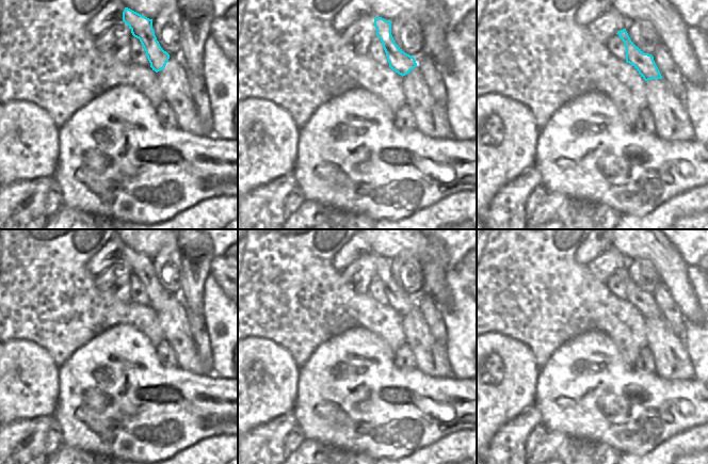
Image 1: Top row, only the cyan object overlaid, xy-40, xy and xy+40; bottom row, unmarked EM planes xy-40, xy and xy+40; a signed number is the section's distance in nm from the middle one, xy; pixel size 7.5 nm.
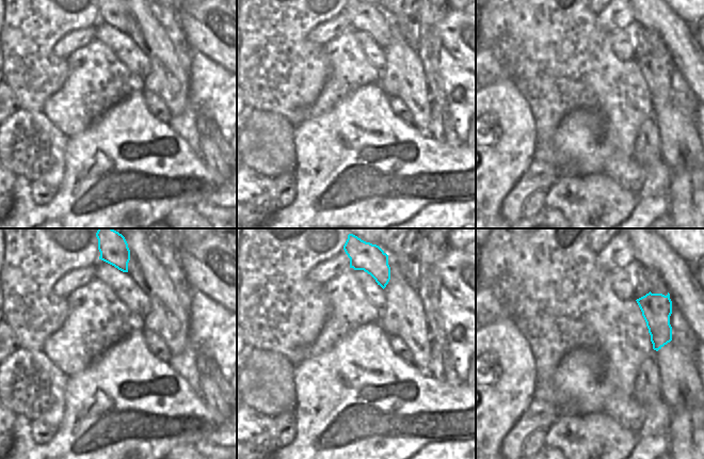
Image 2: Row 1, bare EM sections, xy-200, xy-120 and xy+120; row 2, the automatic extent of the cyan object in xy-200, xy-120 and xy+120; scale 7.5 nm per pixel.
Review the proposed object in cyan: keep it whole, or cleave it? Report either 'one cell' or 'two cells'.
two cells

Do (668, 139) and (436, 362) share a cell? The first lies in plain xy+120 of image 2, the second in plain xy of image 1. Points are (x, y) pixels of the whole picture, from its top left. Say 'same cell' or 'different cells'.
same cell

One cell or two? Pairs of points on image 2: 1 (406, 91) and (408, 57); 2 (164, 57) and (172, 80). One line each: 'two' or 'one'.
1: one
2: one

